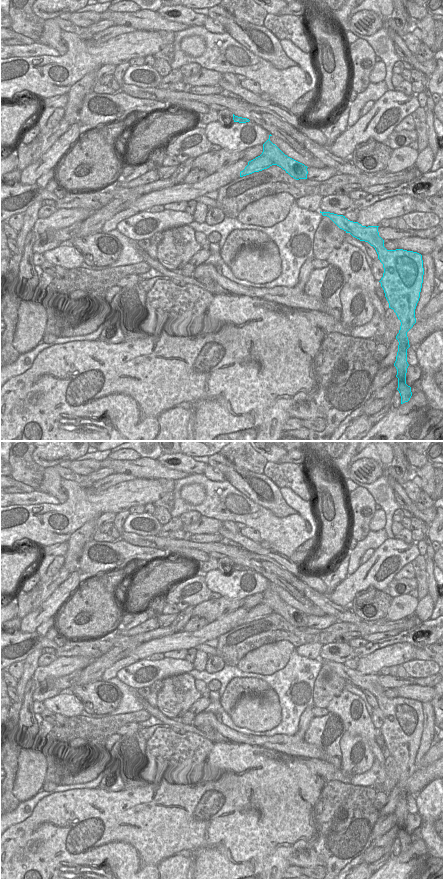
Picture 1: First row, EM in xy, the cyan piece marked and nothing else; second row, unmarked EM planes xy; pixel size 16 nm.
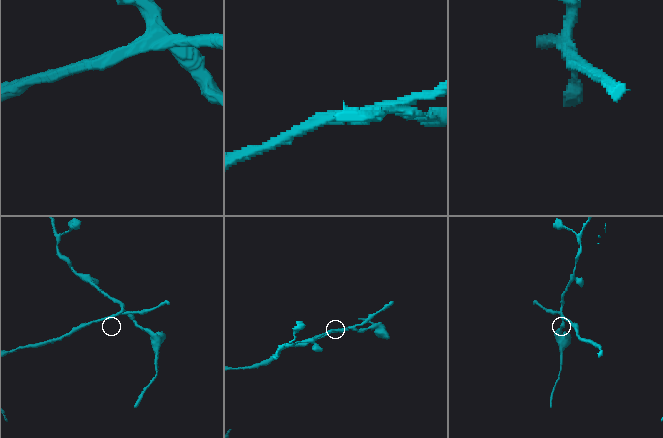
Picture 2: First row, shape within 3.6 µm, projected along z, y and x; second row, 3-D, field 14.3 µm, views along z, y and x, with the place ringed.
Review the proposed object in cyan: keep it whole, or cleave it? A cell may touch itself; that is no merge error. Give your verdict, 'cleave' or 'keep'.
cleave

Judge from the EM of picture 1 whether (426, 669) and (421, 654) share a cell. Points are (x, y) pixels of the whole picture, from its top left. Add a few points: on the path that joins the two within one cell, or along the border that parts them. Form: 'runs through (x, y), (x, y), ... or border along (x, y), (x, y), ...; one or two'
border along (415, 658), (432, 661); two

